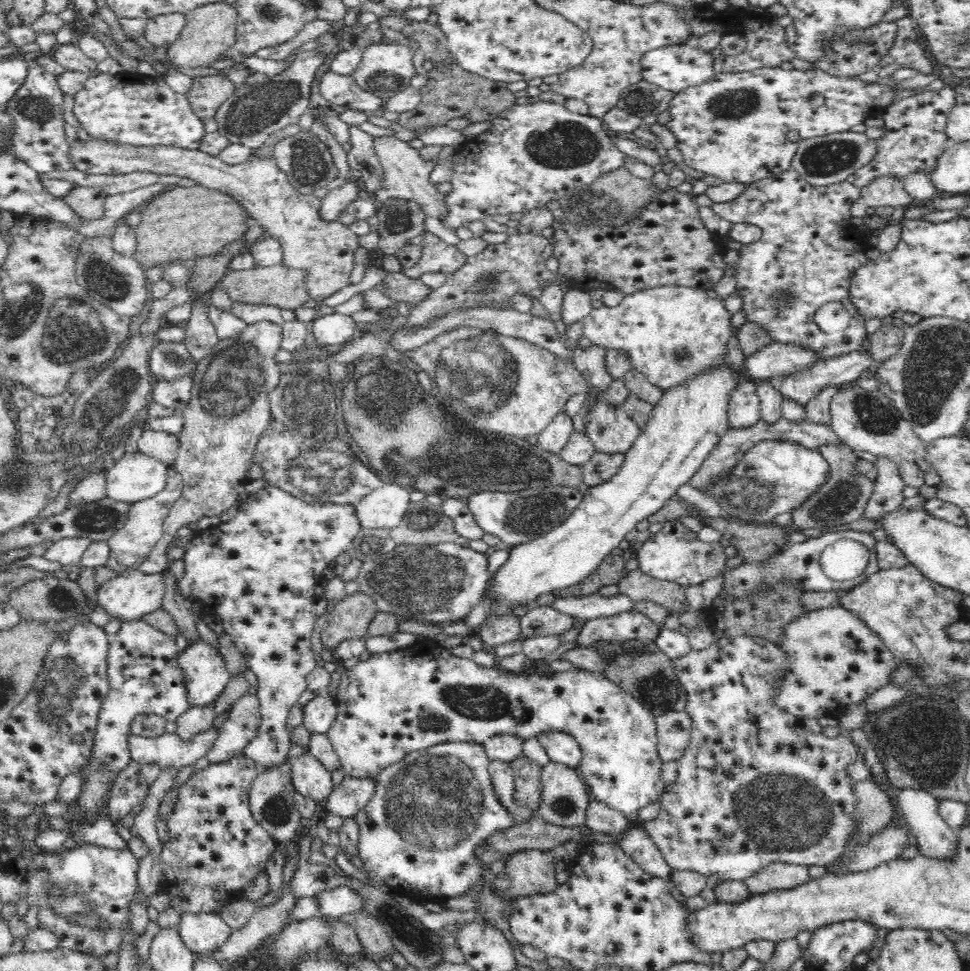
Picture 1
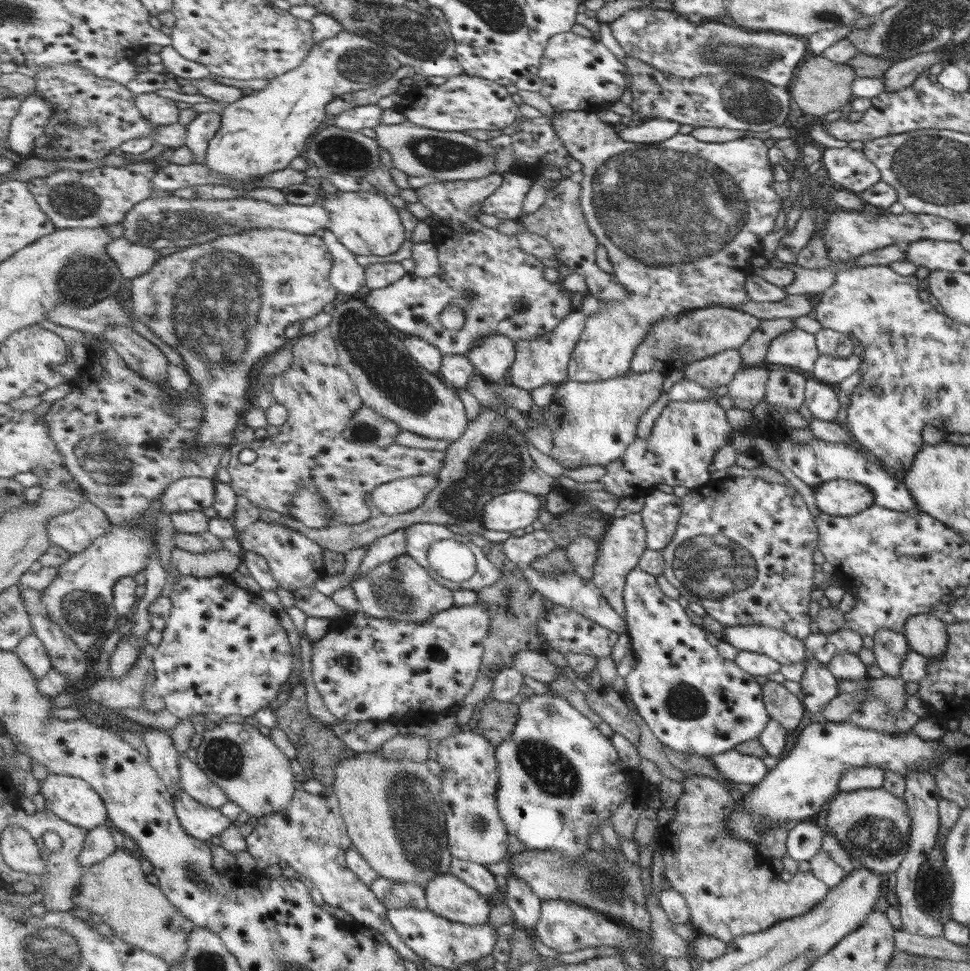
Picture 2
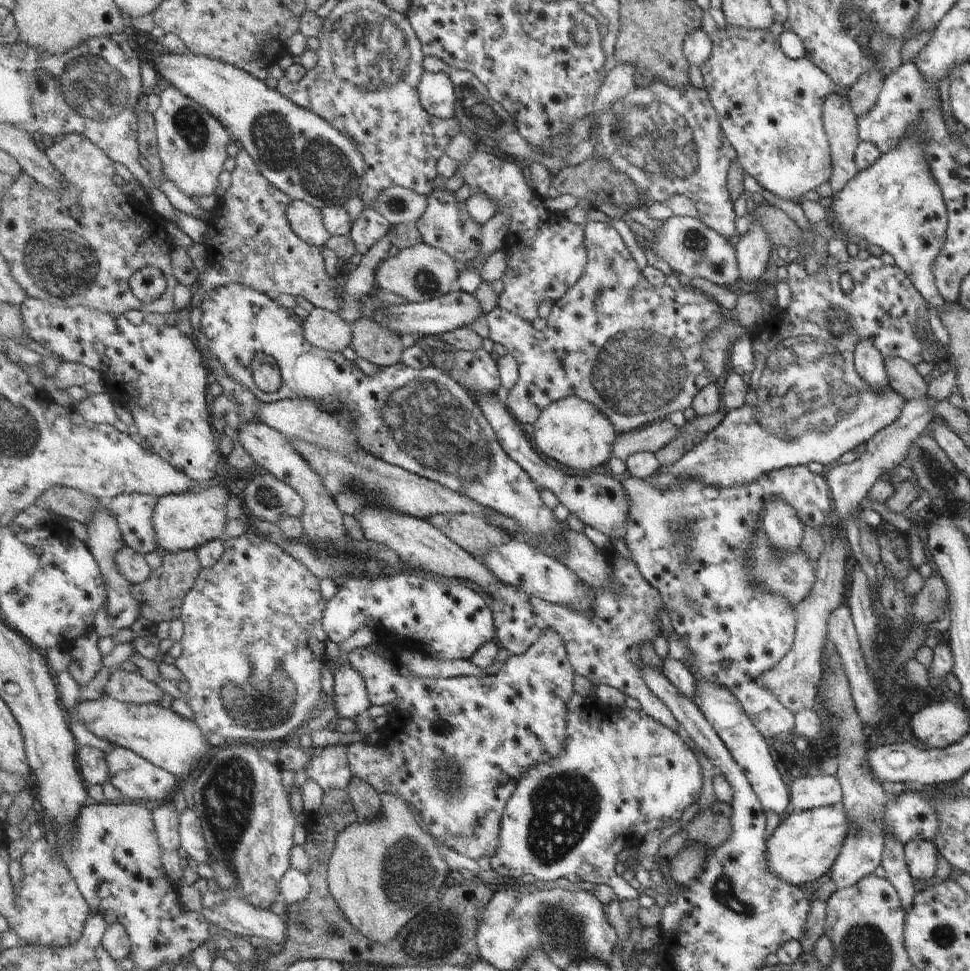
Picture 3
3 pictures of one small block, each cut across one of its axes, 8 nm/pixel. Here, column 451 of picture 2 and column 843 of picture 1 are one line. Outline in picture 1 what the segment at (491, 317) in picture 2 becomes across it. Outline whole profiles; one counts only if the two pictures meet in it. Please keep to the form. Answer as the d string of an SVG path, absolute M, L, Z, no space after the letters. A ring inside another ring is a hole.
M789 169L785 172L777 174L775 177L769 177L756 183L751 183L747 186L746 191L743 194L740 194L735 200L724 202L724 203L715 203L712 206L712 210L716 215L725 219L729 223L748 223L755 224L759 226L763 231L763 236L761 240L756 240L756 243L753 244L744 244L740 248L740 257L739 263L736 264L736 280L737 280L737 291L740 296L742 296L744 301L743 309L746 311L747 321L754 322L758 325L762 325L766 330L769 331L769 335L772 337L773 341L781 342L782 344L795 344L796 346L803 346L804 348L809 348L814 352L817 352L818 356L821 356L822 359L832 358L835 356L840 356L849 352L860 351L867 348L867 336L866 333L866 319L860 315L858 308L852 303L850 298L850 285L851 278L850 275L852 270L864 266L866 262L869 261L869 258L866 257L865 252L868 248L867 244L863 242L856 231L853 230L853 227L850 223L851 212L854 210L857 205L860 203L861 199L861 189L853 186L850 182L840 182L837 184L830 184L830 186L811 186L804 178L801 178L801 174L796 170ZM828 302L840 302L845 308L846 311L851 315L851 324L848 325L848 328L842 332L822 332L820 327L815 322L815 313Z

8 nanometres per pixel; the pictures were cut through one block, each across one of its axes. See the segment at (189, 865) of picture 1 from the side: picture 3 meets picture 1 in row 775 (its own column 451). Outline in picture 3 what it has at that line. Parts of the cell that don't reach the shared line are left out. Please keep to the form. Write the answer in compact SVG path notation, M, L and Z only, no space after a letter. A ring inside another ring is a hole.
M435 189L427 195L427 212L416 222L417 228L423 235L424 242L435 248L447 252L459 264L467 264L475 260L481 252L481 238L483 226L477 224L471 214L467 212L464 202L457 202L455 192L447 189Z

